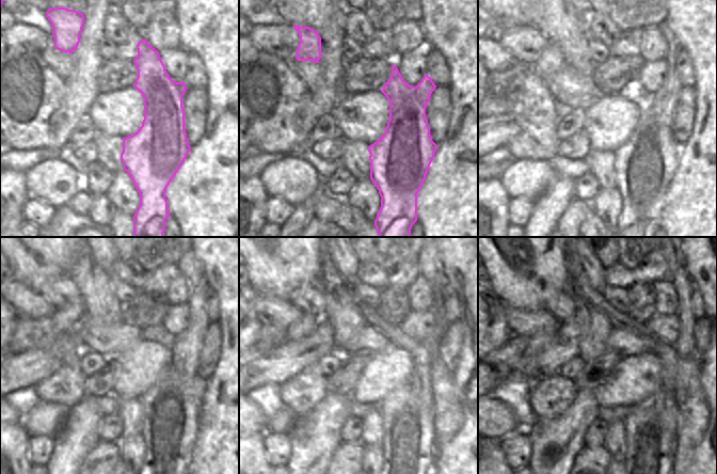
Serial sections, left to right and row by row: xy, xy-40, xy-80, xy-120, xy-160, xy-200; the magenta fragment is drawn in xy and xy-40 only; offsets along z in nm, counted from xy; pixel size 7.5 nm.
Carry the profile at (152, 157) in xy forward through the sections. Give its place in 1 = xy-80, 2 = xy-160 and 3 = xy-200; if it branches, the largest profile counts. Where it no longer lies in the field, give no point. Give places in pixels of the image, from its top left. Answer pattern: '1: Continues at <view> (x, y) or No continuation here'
1: Continues at xy-80 (644, 164)
2: Continues at xy-160 (408, 412)
3: Continues at xy-200 (650, 428)

